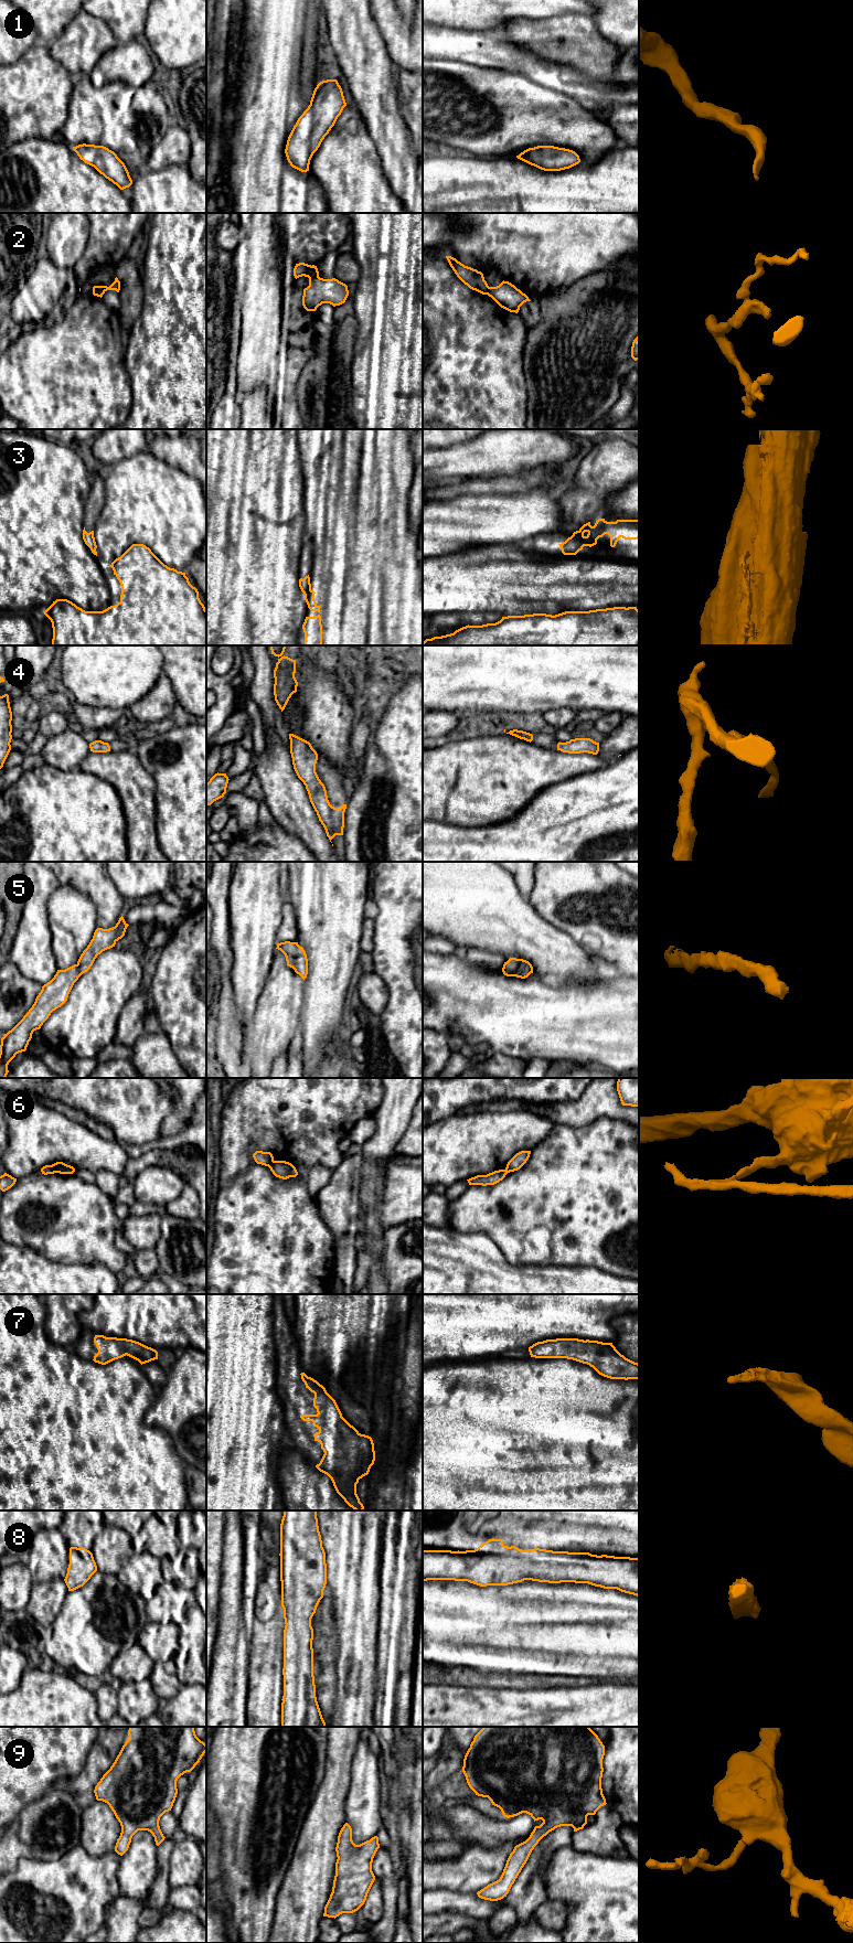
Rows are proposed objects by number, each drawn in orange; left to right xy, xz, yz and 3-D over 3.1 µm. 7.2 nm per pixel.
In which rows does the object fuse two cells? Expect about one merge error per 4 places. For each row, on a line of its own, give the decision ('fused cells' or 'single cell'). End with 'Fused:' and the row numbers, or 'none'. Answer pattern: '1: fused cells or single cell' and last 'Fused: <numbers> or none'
1: single cell
2: fused cells
3: fused cells
4: single cell
5: single cell
6: fused cells
7: single cell
8: single cell
9: single cell
Fused: 2, 3, 6

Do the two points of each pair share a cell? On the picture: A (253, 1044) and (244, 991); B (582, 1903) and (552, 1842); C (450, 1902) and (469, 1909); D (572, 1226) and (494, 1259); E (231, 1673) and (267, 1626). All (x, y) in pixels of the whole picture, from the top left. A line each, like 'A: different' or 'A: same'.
A: different
B: different
C: same
D: different
E: different

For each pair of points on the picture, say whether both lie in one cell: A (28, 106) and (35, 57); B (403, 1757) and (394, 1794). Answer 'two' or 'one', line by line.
A: one
B: one

